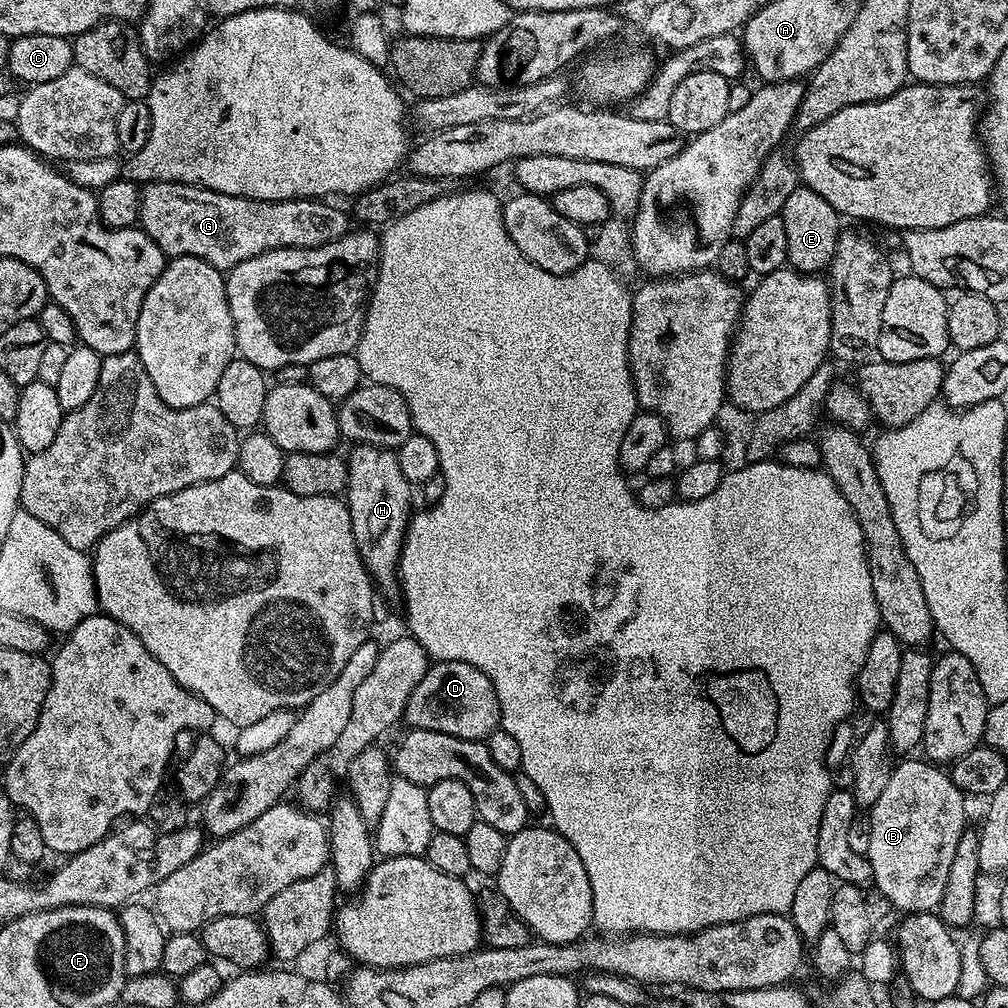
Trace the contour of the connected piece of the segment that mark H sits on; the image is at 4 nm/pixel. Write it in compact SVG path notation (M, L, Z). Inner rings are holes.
M356 444L352 453L347 453L348 461L348 486L346 489L346 503L350 510L354 542L358 546L360 556L373 585L384 596L400 596L400 555L404 539L408 533L408 521L414 515L412 508L412 492L414 486L402 474L402 466L398 466L398 458L391 448L375 448L372 444Z

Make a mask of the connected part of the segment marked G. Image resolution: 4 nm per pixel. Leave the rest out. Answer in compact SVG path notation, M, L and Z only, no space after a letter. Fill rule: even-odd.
M154 182L143 185L140 193L139 227L154 241L165 257L193 256L210 262L210 266L230 270L258 254L266 254L279 248L317 248L334 242L350 231L350 216L347 211L335 208L335 203L324 198L306 200L251 200L230 194L218 194L196 184Z

